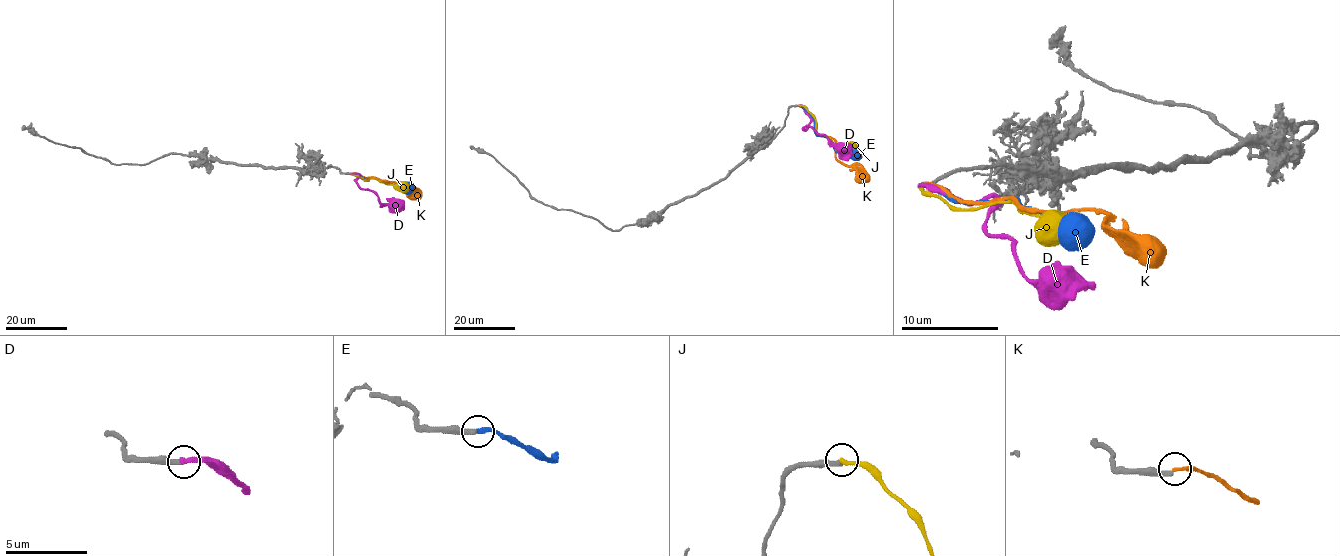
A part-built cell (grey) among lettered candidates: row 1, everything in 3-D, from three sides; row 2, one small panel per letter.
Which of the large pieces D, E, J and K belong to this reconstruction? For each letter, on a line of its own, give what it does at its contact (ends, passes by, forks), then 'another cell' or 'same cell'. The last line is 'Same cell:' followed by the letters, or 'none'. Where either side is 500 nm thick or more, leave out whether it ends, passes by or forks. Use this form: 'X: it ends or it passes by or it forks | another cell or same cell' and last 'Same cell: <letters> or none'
D: it ends | same cell
E: it ends | another cell
J: it ends | another cell
K: it ends | another cell
Same cell: D

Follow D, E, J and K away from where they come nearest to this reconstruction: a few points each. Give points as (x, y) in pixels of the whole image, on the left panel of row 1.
D: (351, 173), (363, 178), (359, 177), (356, 181), (360, 187), (373, 191), (381, 203), (390, 203), (404, 210)
E: (352, 173), (413, 190)
J: (351, 174), (364, 180), (370, 178), (408, 187)
K: (352, 173), (366, 178), (402, 183), (416, 198), (418, 195)

